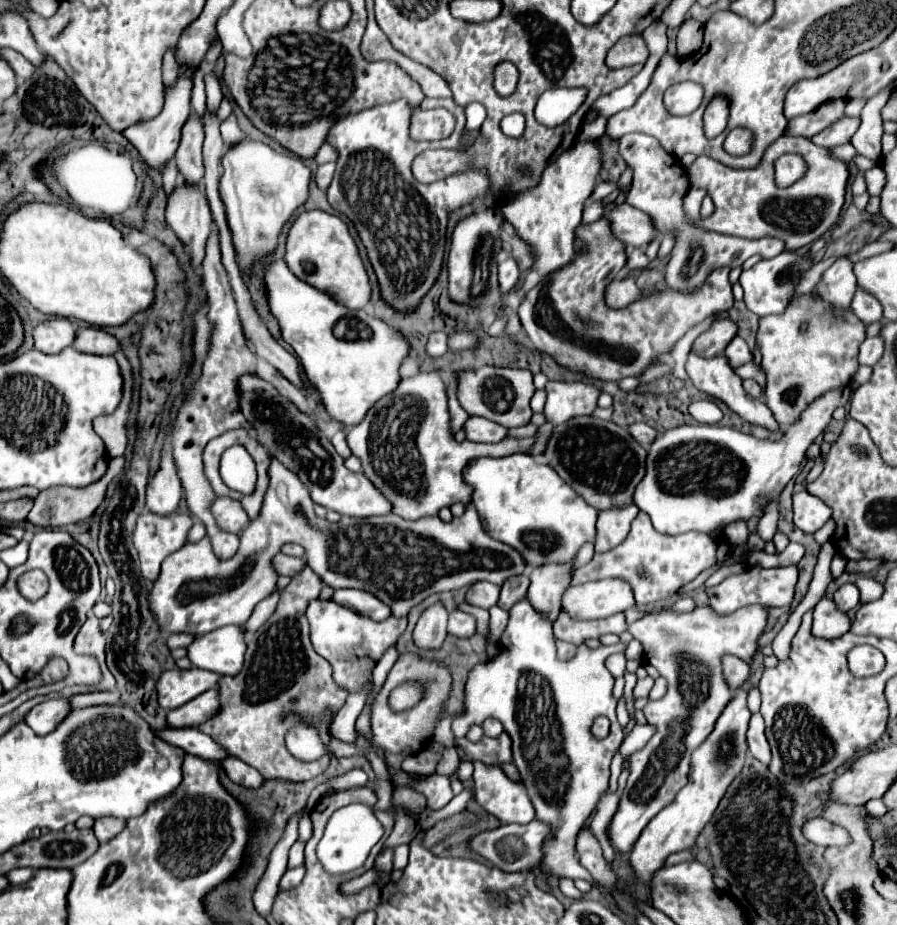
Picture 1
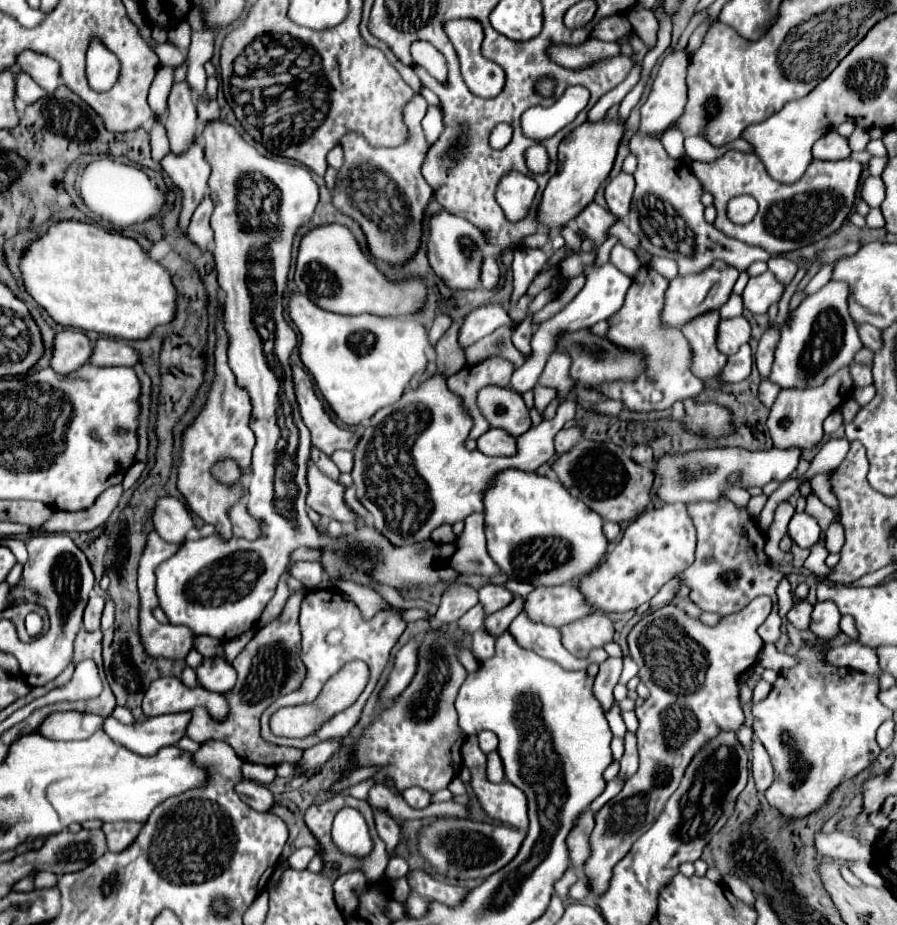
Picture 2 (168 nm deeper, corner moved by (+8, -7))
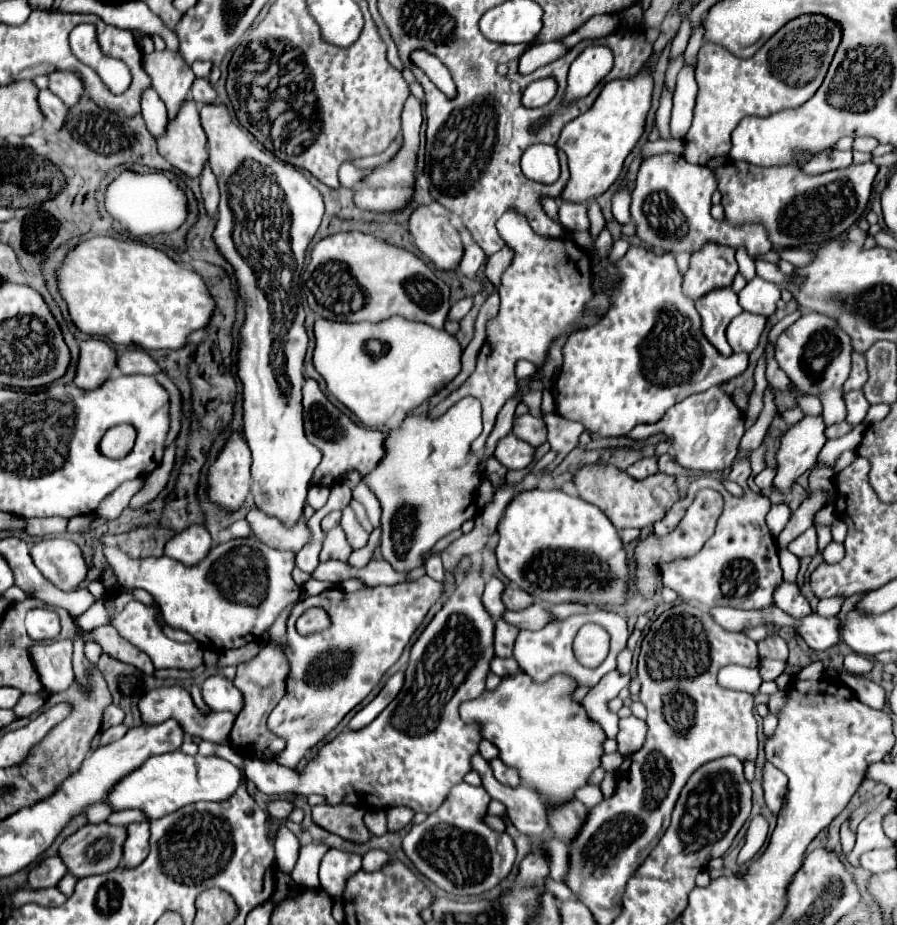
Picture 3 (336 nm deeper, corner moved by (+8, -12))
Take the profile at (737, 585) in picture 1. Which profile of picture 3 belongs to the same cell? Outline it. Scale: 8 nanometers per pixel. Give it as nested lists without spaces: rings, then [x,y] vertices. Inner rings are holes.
[[[713,474],[699,476],[695,482],[691,482],[687,496],[681,498],[665,514],[665,518],[653,526],[653,532],[657,536],[665,536],[669,530],[675,530],[677,524],[681,522],[681,518],[685,516],[685,510],[691,506],[693,498],[703,488],[715,488],[723,494],[723,498],[725,498],[723,514],[717,520],[717,528],[715,528],[713,536],[703,544],[703,548],[697,554],[683,558],[683,560],[659,564],[663,586],[675,590],[685,600],[697,600],[709,608],[739,606],[745,610],[753,610],[753,608],[771,606],[773,590],[781,582],[783,574],[781,574],[781,566],[779,566],[779,558],[777,558],[775,538],[771,536],[771,532],[765,524],[765,514],[769,512],[771,502],[763,494],[757,494],[749,486],[745,486],[743,496],[737,498],[725,490],[719,476],[713,476]]]

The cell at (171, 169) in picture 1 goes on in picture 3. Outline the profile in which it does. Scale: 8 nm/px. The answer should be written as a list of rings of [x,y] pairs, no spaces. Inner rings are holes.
[[[149,88],[145,90],[145,94],[141,96],[141,114],[147,122],[147,128],[149,132],[157,138],[161,134],[165,134],[165,124],[167,124],[167,110],[165,110],[165,104],[161,102],[159,94]]]

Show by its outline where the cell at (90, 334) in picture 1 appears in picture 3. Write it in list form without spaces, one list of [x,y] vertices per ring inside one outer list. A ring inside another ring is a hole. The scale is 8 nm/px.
[[[141,348],[127,350],[127,352],[119,354],[117,370],[121,374],[149,374],[149,376],[155,376],[161,372],[159,364]]]

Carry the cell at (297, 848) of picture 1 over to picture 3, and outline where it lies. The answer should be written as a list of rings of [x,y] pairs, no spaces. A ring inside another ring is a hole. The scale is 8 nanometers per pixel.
[[[307,844],[301,848],[299,860],[291,872],[291,878],[295,880],[295,884],[299,888],[309,888],[309,890],[321,888],[317,870],[319,870],[319,862],[327,850],[329,850],[329,846],[323,846],[323,844]]]

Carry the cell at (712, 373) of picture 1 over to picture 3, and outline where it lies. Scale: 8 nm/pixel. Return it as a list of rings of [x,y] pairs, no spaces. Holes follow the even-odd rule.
[[[727,286],[727,288],[717,288],[711,290],[709,294],[701,296],[695,302],[701,320],[703,320],[703,334],[709,338],[709,342],[723,354],[729,356],[733,354],[731,346],[727,344],[725,338],[725,328],[729,322],[743,312],[743,308],[737,302],[737,294]]]

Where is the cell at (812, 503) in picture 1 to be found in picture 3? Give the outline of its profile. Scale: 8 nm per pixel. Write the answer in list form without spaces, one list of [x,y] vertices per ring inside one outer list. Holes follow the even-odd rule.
[[[813,528],[805,530],[797,540],[789,542],[787,550],[791,554],[795,554],[797,558],[805,558],[805,556],[815,556],[817,554],[817,534]]]

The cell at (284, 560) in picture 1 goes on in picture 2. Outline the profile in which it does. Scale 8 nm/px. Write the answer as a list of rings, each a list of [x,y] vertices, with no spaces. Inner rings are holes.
[[[303,561],[289,563],[287,571],[289,571],[291,577],[299,579],[307,587],[315,587],[323,577],[323,569],[321,569],[319,563],[303,563]]]

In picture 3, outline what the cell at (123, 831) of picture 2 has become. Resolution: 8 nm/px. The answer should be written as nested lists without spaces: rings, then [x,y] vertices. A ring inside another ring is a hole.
[[[135,822],[127,826],[127,840],[123,848],[123,864],[127,868],[139,866],[149,854],[149,822]]]

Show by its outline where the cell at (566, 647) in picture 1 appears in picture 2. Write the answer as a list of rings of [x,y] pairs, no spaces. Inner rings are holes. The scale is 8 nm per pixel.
[[[521,611],[513,623],[509,625],[509,631],[513,637],[517,637],[517,643],[525,649],[531,649],[539,653],[541,657],[547,657],[555,663],[559,663],[565,669],[587,669],[589,663],[601,663],[607,659],[607,653],[603,649],[597,649],[591,653],[587,661],[569,655],[567,649],[561,645],[561,633],[555,627],[547,627],[543,623],[535,623],[527,619],[527,613]]]

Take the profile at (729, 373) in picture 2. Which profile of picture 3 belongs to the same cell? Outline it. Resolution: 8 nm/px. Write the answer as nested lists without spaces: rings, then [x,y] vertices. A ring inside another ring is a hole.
[[[631,246],[627,254],[615,262],[619,282],[611,282],[607,266],[609,262],[601,260],[597,272],[611,298],[607,316],[587,330],[573,332],[563,346],[563,366],[551,388],[559,416],[581,422],[585,430],[601,436],[623,436],[635,424],[657,422],[673,404],[689,394],[721,386],[747,368],[747,352],[721,356],[717,348],[701,336],[701,316],[695,310],[695,302],[683,294],[683,274],[673,254],[655,254],[643,246]]]

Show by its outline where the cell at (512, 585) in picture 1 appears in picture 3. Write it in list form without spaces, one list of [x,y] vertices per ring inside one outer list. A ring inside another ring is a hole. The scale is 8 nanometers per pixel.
[[[497,620],[495,624],[495,654],[501,658],[509,658],[513,654],[513,644],[519,630],[503,620]]]

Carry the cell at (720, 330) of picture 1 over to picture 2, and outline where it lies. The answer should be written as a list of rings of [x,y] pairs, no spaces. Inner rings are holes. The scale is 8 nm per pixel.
[[[743,317],[725,319],[717,327],[717,349],[721,349],[721,353],[733,355],[739,351],[743,343],[749,341],[749,337],[751,337],[751,327]]]

